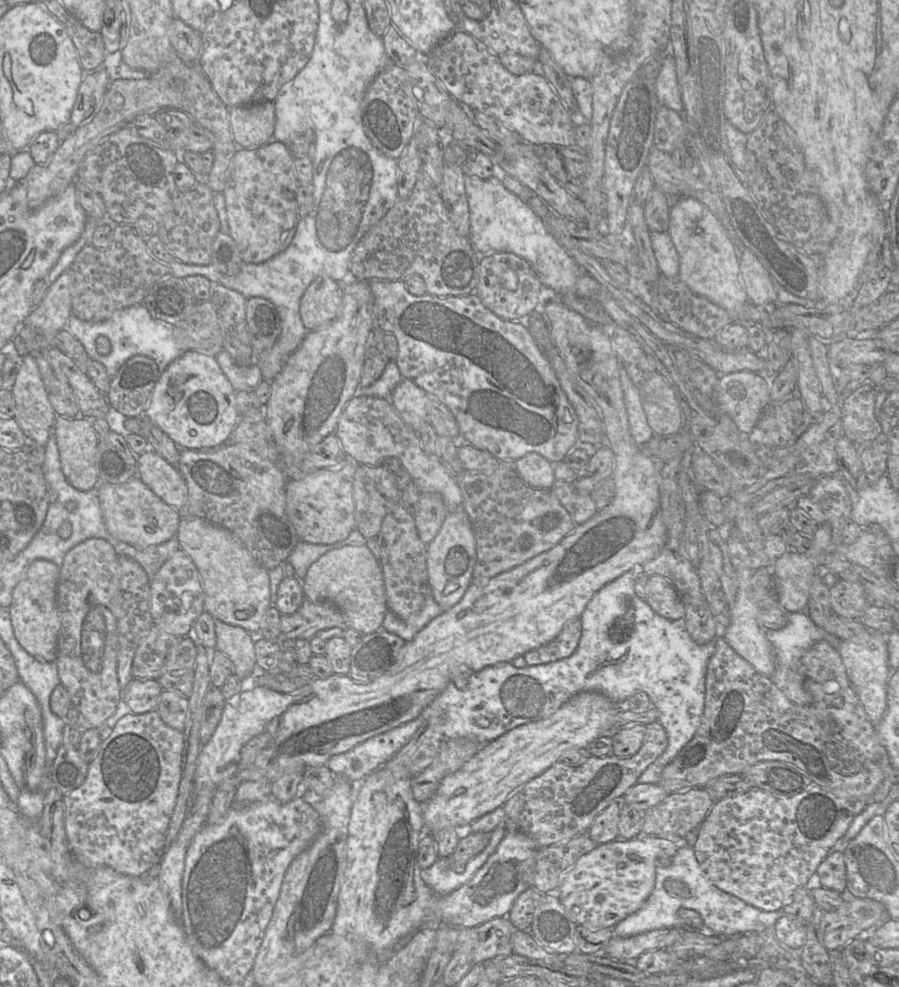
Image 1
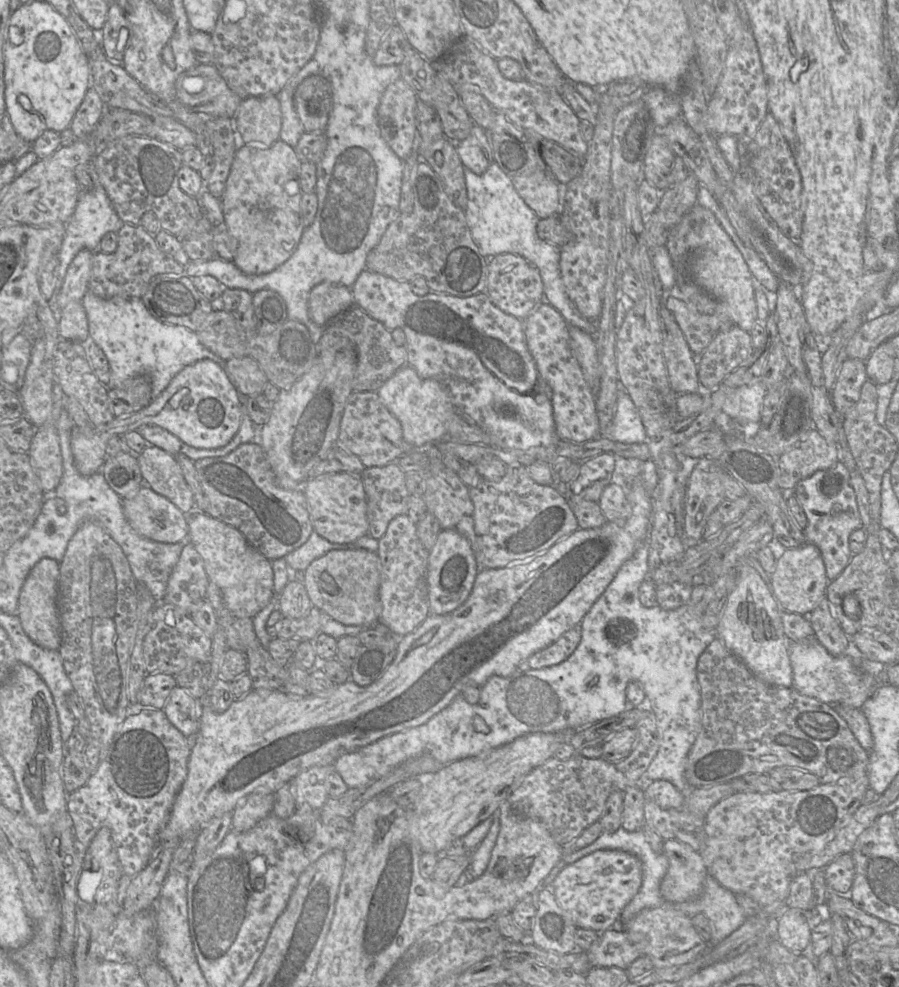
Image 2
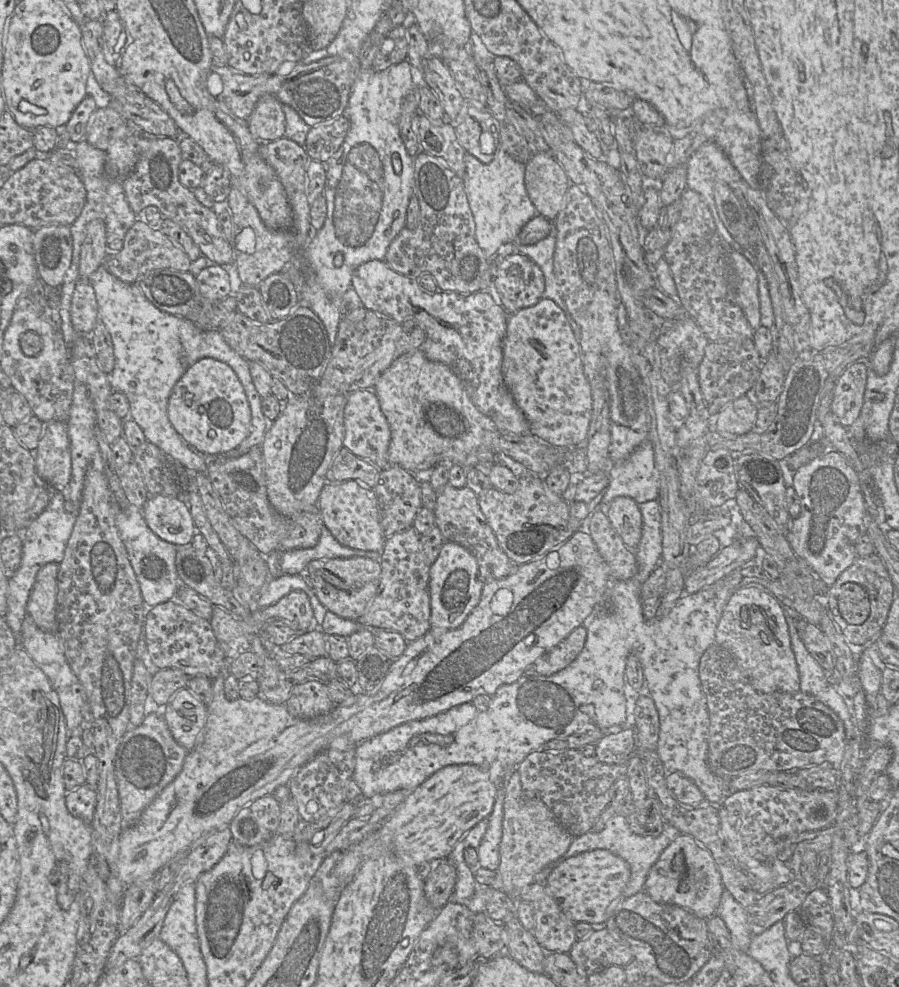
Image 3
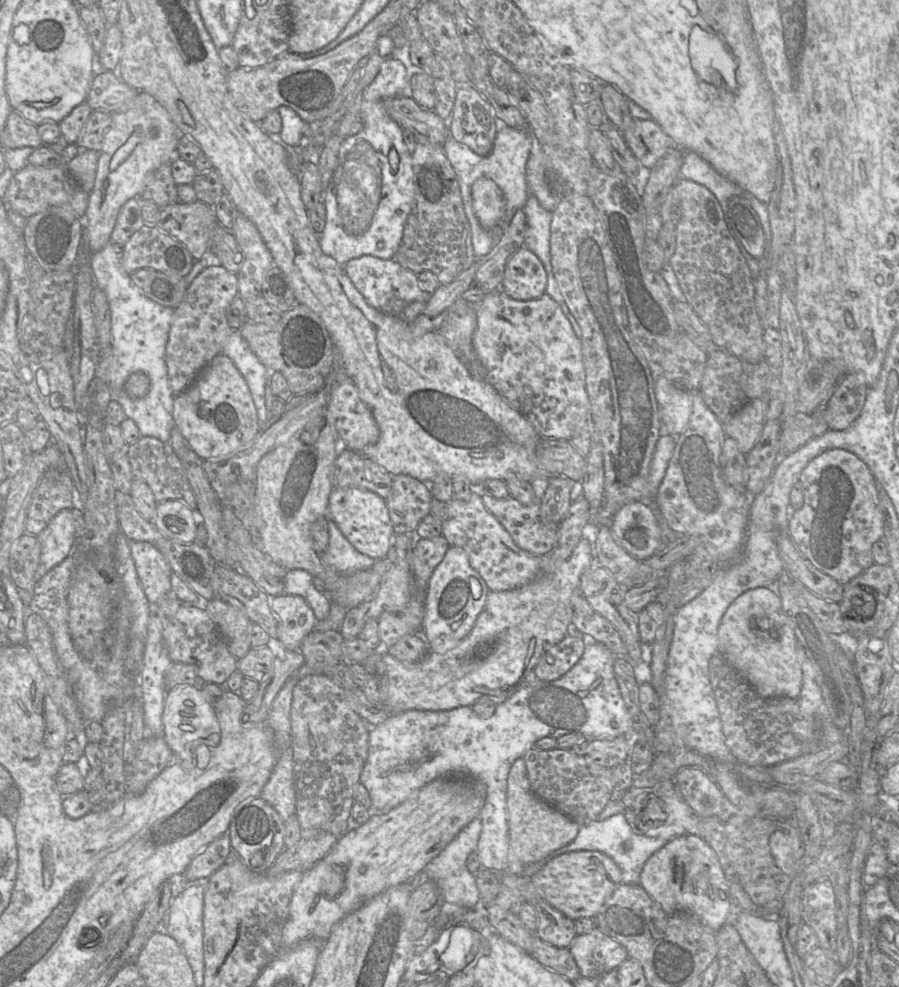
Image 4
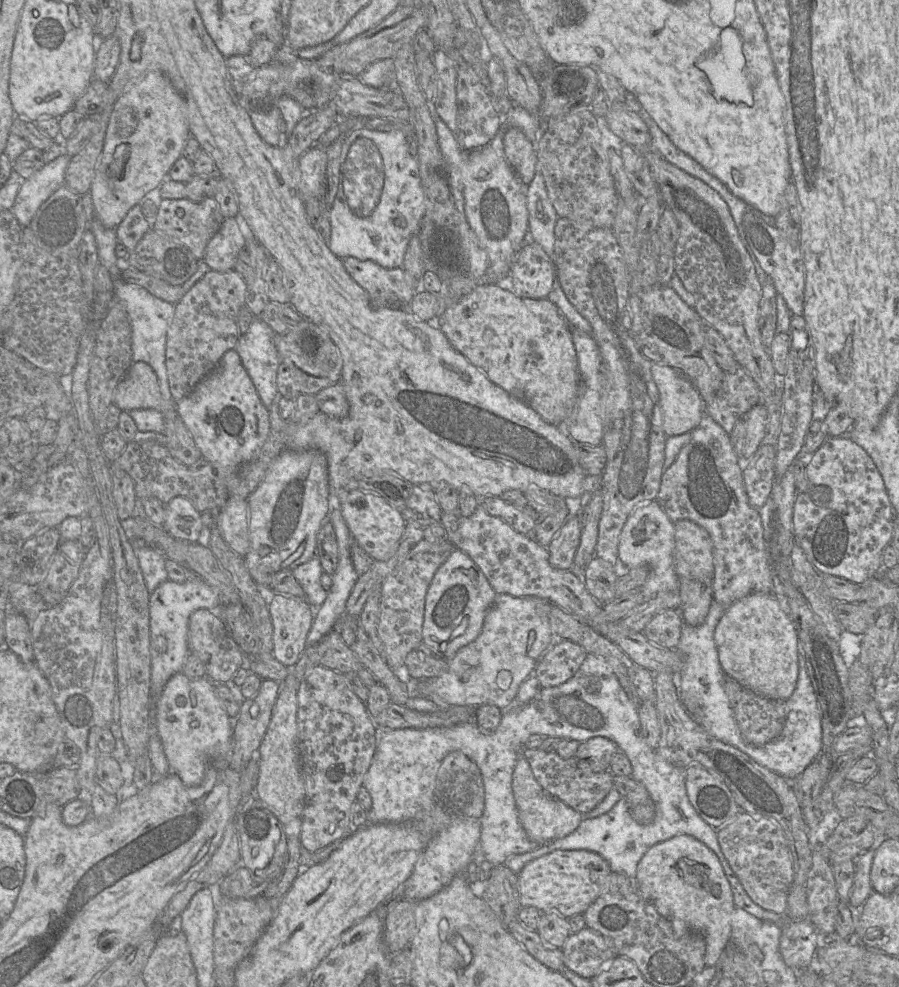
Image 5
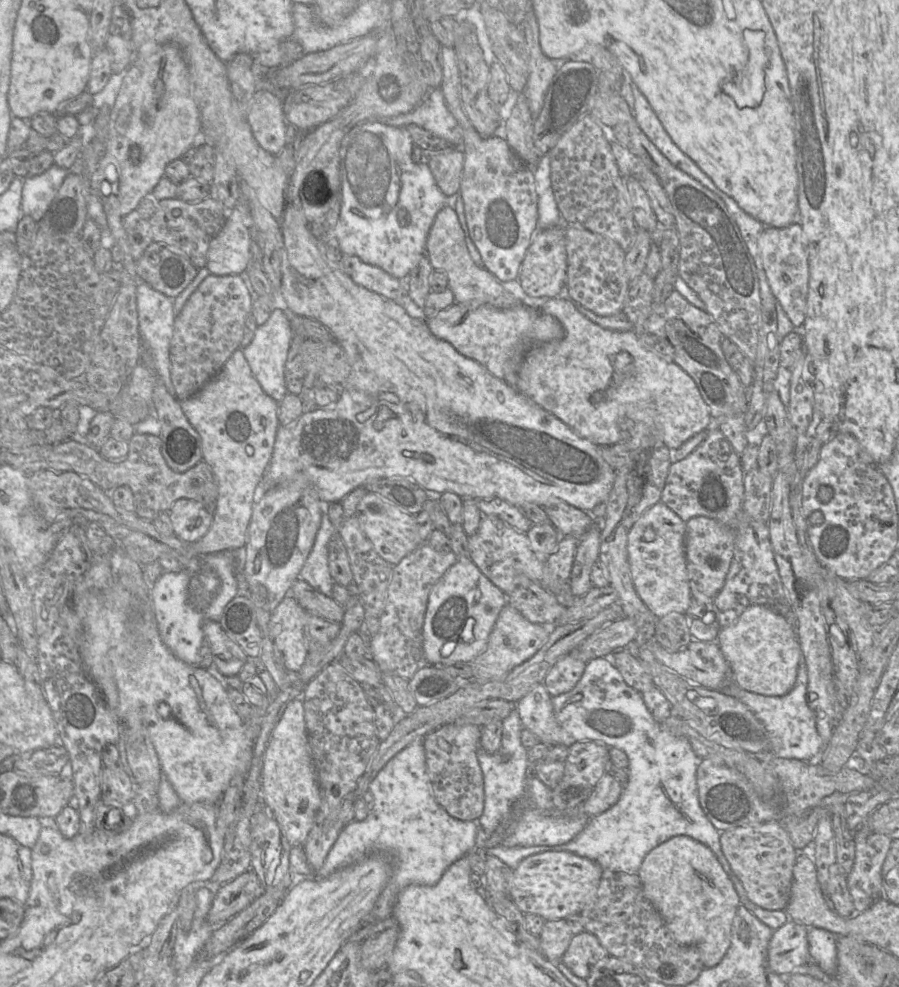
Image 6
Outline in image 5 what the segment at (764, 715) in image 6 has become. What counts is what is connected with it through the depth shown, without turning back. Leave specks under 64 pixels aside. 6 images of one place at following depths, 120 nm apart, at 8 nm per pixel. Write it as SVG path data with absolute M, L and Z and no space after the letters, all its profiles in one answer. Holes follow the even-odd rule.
M799 646L799 674L793 694L784 701L786 719L781 733L763 746L755 746L744 739L743 751L760 765L783 776L795 780L813 762L822 750L822 727L818 701L806 669L804 650Z

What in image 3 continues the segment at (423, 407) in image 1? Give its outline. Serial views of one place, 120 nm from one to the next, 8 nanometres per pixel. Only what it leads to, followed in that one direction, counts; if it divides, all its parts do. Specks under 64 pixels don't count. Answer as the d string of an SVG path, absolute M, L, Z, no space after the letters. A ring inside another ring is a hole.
M416 349L398 357L381 375L373 390L390 427L388 465L400 466L415 473L431 470L441 461L451 461L462 466L467 456L476 452L493 452L495 455L491 449L492 434L499 431L492 419L476 408L460 380L448 366L428 360L422 350Z

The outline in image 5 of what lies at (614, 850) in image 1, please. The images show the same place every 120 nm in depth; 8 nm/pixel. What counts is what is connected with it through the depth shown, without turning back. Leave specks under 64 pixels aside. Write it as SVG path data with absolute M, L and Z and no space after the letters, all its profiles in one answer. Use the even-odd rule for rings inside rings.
M677 835L652 846L643 855L638 863L635 878L642 896L654 905L661 916L670 920L680 920L704 936L705 965L717 966L731 940L731 917L735 904L730 883L716 854L690 835ZM555 850L530 861L518 874L520 905L535 907L541 913L555 912L566 919L584 914L611 872L607 861L595 852Z

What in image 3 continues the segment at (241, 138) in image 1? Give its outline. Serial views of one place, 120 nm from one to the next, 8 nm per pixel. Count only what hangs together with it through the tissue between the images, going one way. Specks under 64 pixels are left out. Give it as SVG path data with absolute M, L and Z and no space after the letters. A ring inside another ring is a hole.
M272 95L262 96L247 120L253 137L260 143L282 138L285 132L285 115L282 103Z

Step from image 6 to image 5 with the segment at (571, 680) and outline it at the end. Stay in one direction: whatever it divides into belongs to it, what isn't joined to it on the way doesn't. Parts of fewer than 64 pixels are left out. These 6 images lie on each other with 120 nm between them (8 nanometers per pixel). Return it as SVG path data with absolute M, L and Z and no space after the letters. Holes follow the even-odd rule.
M556 639L541 657L534 674L542 688L558 686L575 675L587 654L571 640Z

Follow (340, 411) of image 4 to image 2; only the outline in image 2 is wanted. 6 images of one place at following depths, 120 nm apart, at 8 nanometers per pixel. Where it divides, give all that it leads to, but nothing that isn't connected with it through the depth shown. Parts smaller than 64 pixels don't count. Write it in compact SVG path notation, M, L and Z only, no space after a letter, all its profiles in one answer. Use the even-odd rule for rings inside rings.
M353 392L342 415L338 443L356 455L365 468L384 467L415 448L403 438L400 422L380 401L377 392Z

